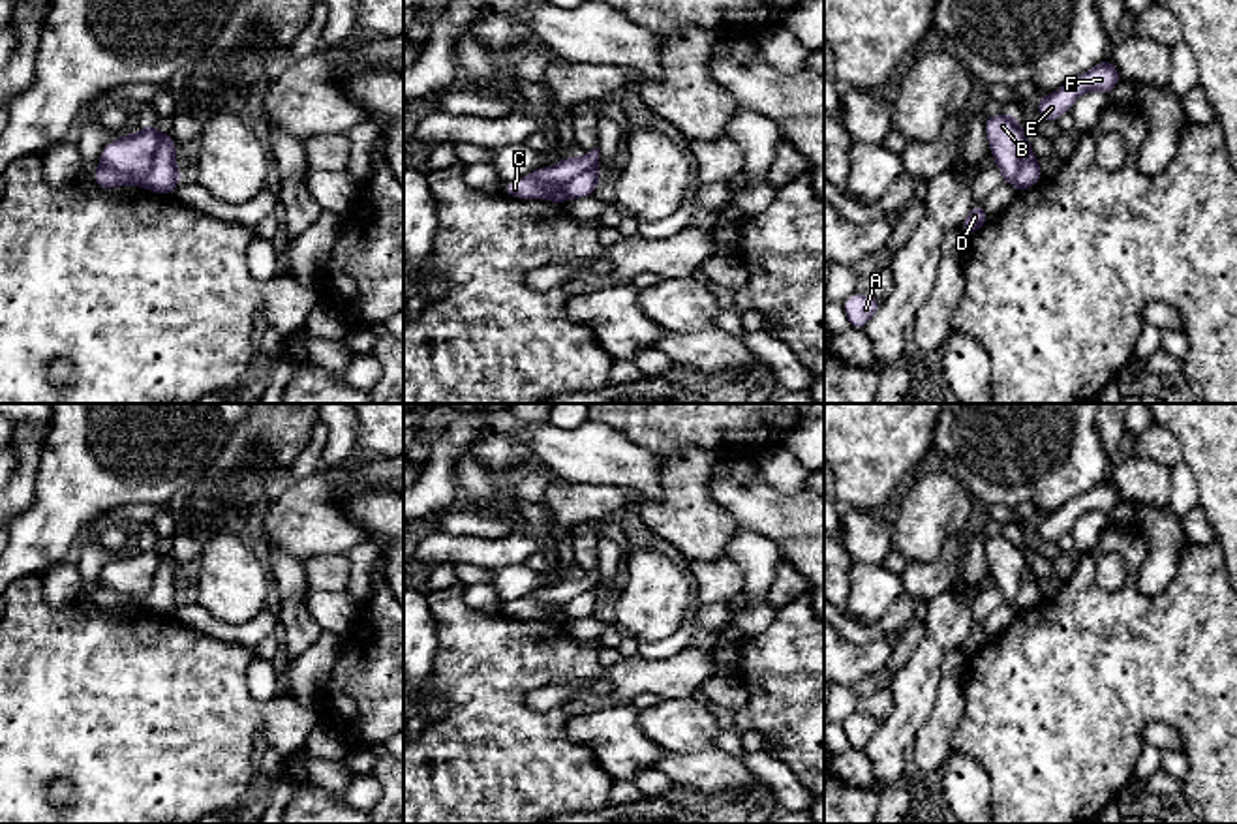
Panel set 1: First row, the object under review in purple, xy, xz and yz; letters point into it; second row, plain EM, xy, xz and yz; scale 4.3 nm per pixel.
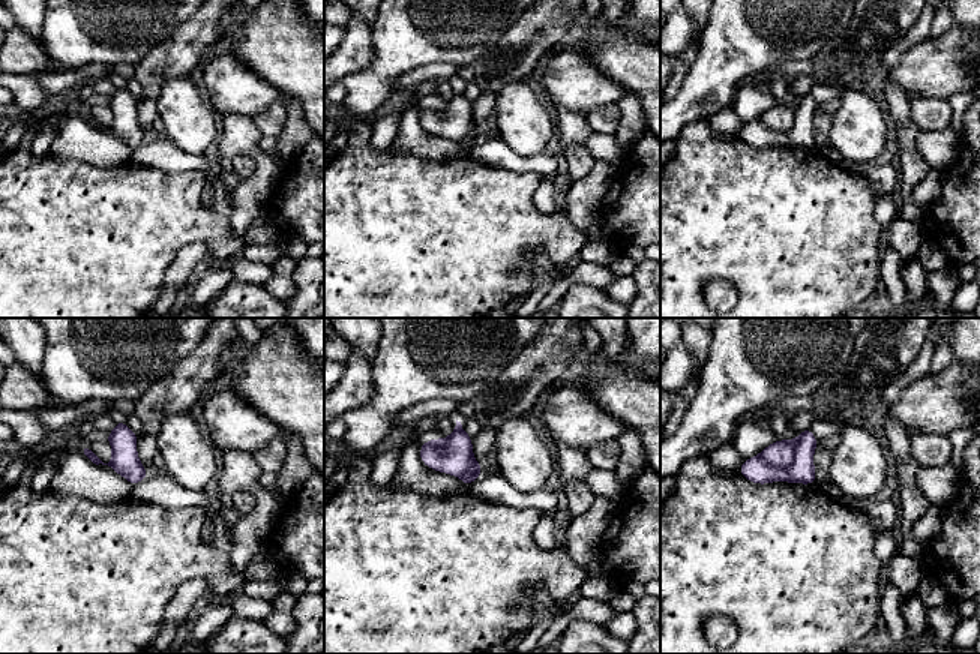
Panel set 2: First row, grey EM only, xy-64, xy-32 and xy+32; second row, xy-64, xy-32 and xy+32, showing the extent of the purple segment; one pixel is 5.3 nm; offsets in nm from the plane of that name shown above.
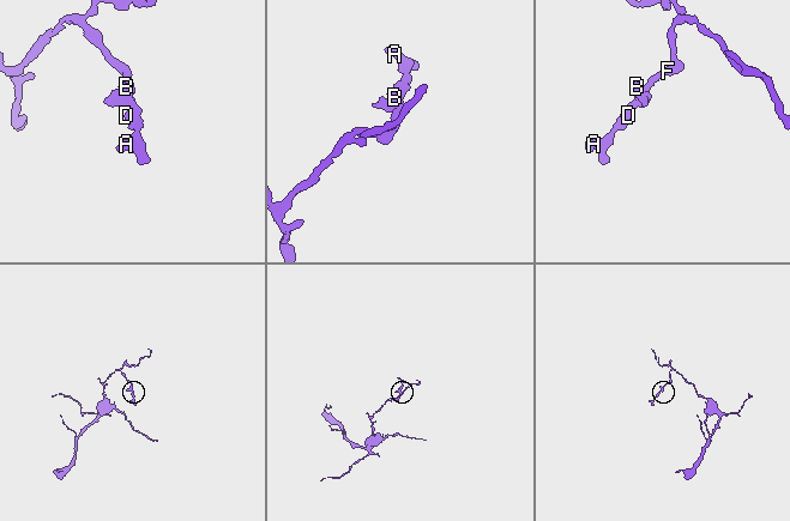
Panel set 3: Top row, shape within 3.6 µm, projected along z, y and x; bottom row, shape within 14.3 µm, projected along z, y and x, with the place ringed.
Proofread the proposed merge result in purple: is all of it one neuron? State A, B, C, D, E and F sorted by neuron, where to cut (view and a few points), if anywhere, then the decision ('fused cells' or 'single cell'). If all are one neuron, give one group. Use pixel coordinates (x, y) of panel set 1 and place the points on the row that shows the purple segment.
groups A B D / C E F; cut xy (162, 134), (152, 167), (145, 175), (119, 173), (100, 160); fused cells

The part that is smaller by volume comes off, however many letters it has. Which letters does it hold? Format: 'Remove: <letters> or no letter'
Remove: A, B, D

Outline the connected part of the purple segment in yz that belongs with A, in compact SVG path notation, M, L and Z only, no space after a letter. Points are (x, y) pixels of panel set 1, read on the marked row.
M854 291L843 302L843 310L848 317L848 323L856 330L863 330L863 327L880 310L880 306L882 306L882 300L877 300L869 295L860 293L860 291Z

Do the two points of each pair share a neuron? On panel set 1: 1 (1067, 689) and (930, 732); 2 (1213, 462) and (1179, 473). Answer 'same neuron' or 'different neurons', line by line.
1: different neurons
2: different neurons

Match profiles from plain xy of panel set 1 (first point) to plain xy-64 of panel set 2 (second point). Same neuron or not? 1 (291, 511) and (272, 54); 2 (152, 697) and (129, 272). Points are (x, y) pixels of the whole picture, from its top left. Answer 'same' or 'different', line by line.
1: different
2: same

